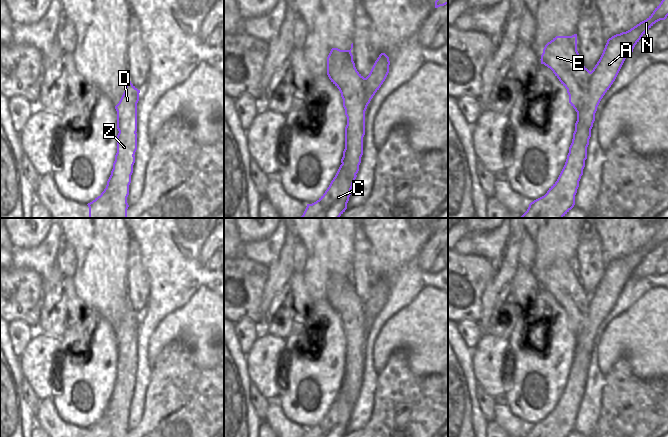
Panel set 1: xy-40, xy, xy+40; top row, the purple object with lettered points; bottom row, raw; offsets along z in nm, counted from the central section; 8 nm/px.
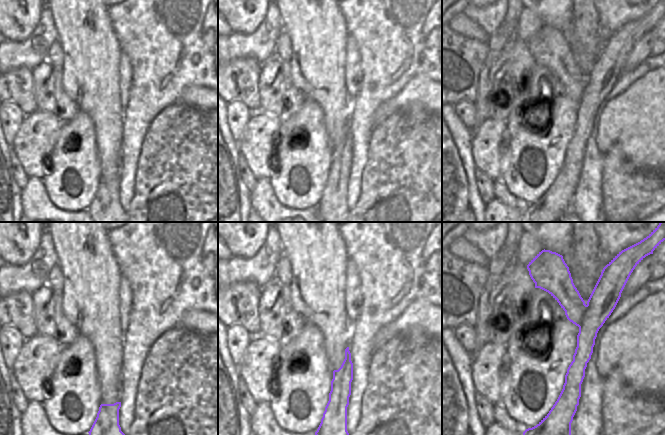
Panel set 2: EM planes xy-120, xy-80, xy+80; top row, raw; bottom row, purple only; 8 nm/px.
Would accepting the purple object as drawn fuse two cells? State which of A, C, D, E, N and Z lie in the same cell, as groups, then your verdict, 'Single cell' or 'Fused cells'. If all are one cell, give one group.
Groups: A C N / D E Z. Fused cells

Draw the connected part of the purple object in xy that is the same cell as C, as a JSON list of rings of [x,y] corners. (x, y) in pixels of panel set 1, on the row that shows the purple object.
[[[343,162],[325,193],[316,202],[307,204],[301,218],[339,218],[347,209],[356,177],[349,175],[347,162]]]

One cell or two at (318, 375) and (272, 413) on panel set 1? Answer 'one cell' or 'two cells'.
two cells

